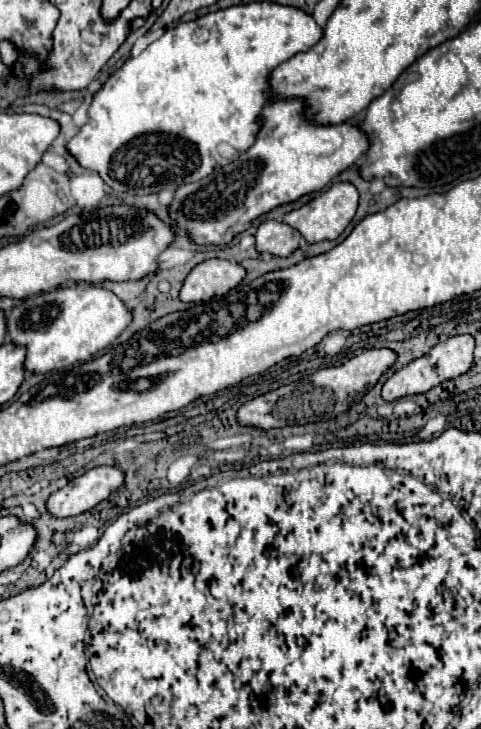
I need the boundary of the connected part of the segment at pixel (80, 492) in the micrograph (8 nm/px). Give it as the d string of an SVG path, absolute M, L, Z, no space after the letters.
M94 467L60 491L52 493L46 501L46 509L56 519L80 515L104 501L122 483L124 475L116 467Z

